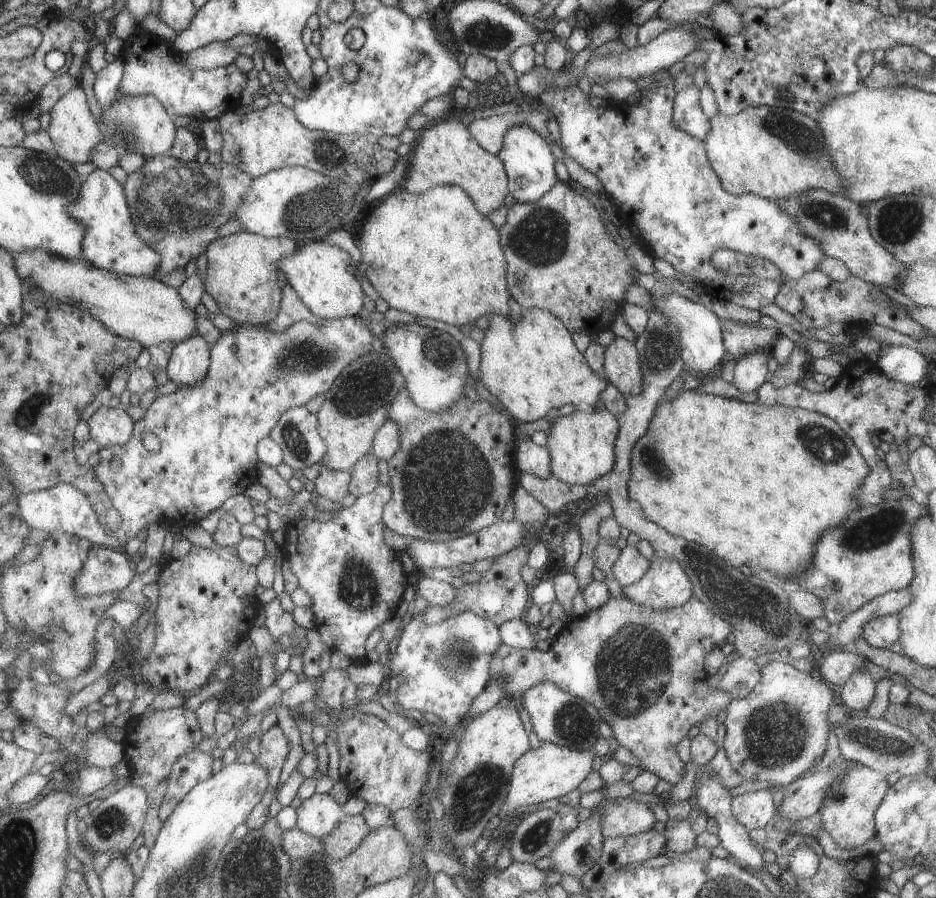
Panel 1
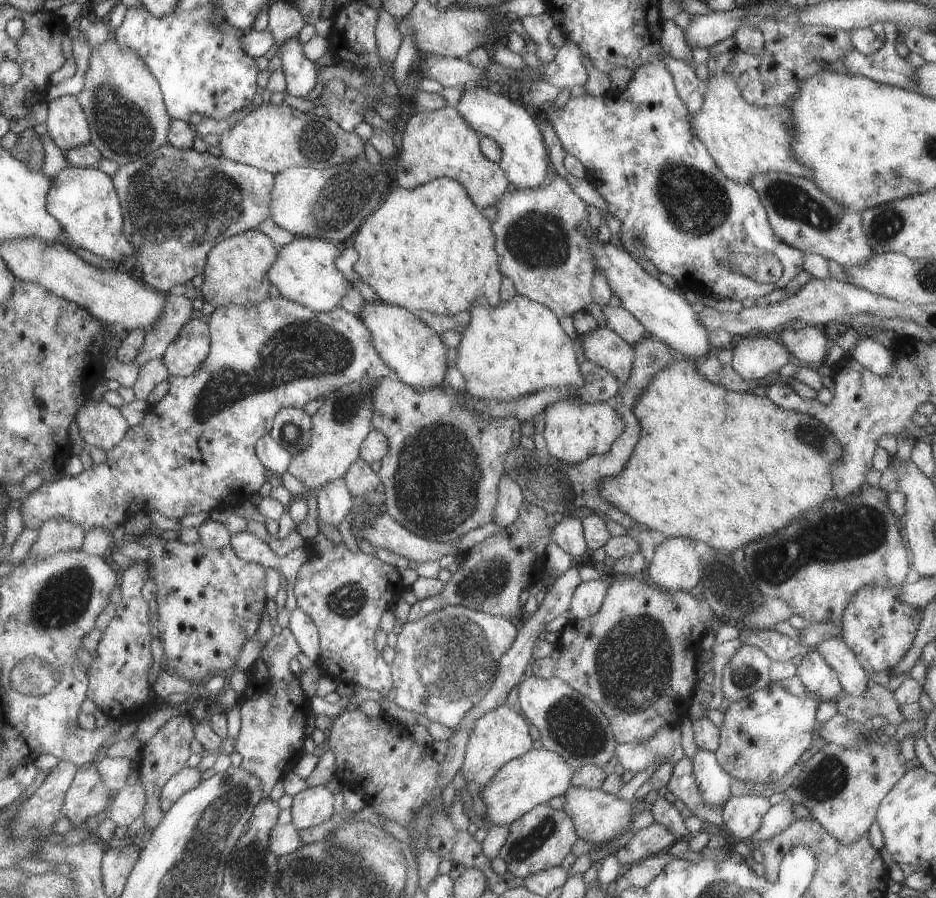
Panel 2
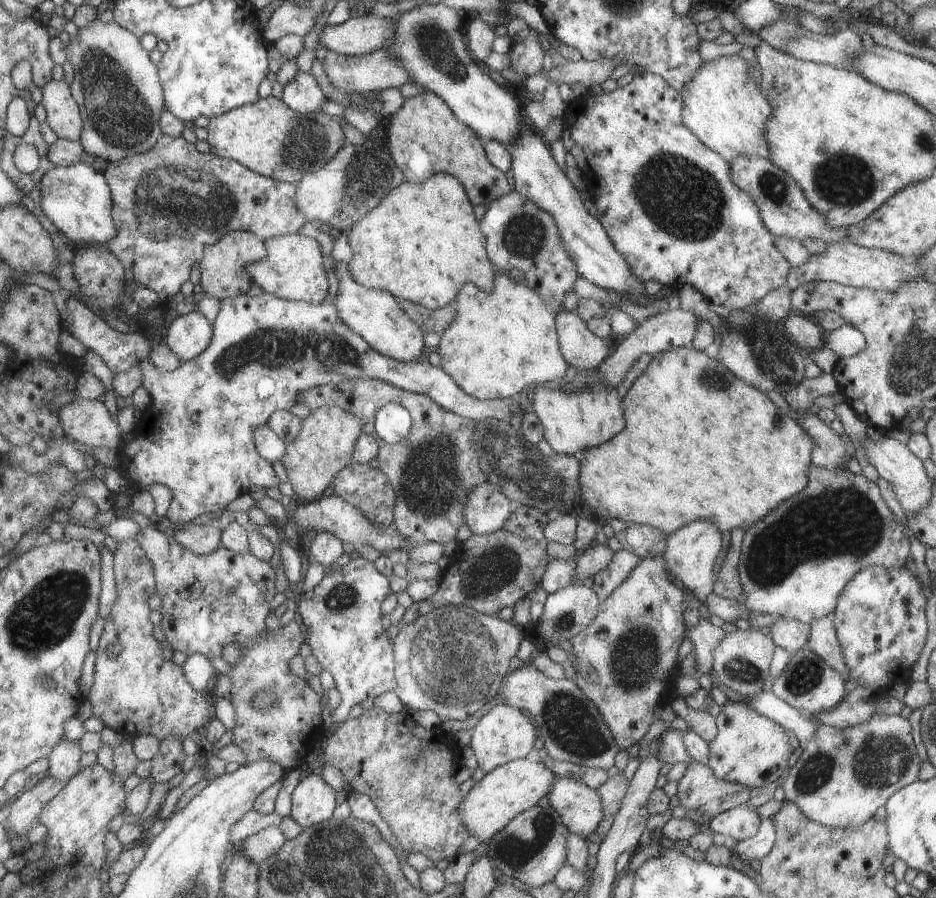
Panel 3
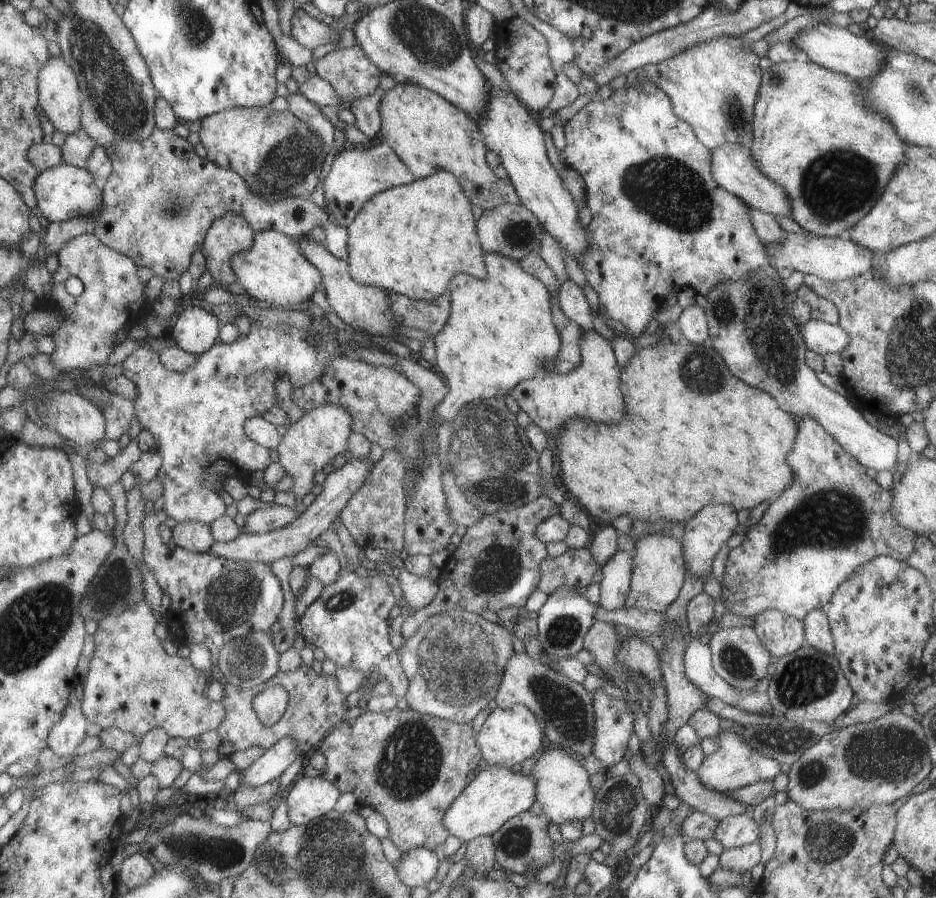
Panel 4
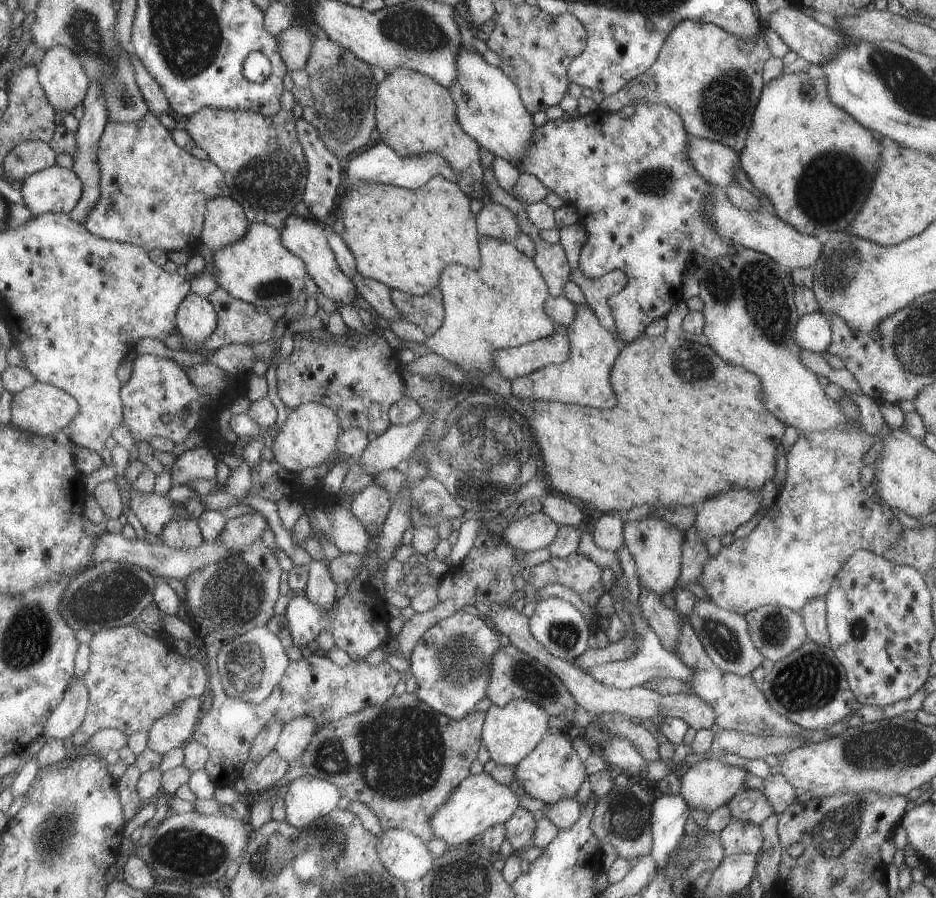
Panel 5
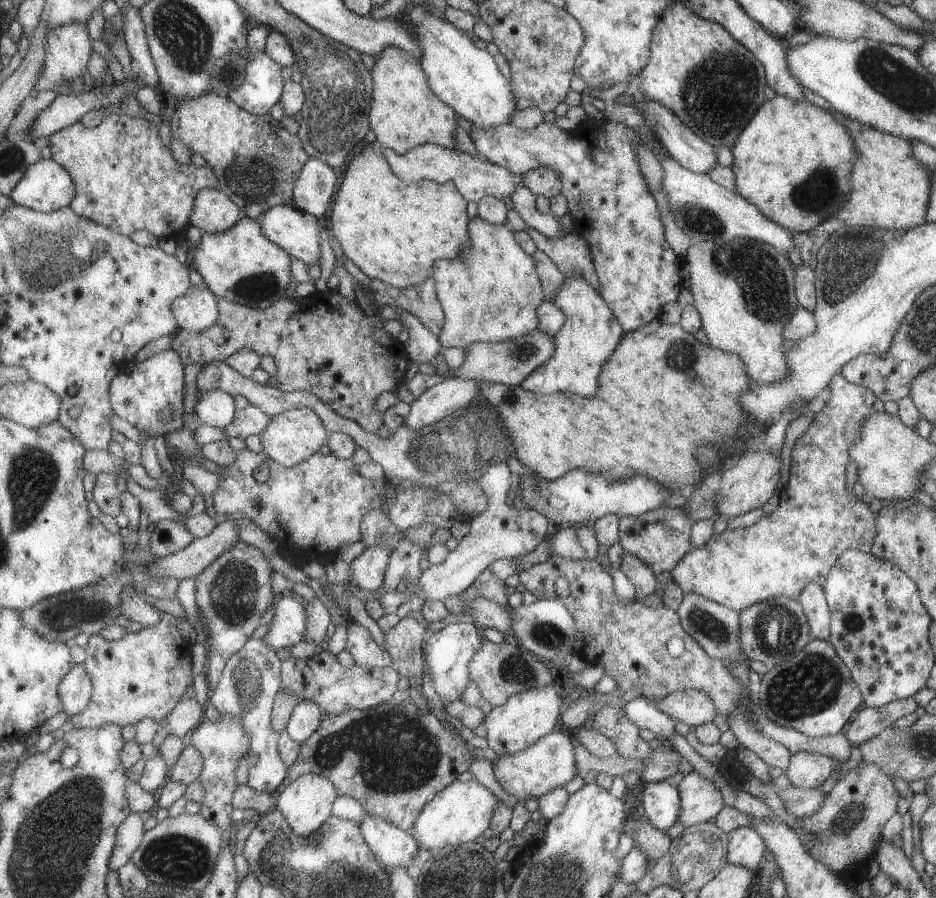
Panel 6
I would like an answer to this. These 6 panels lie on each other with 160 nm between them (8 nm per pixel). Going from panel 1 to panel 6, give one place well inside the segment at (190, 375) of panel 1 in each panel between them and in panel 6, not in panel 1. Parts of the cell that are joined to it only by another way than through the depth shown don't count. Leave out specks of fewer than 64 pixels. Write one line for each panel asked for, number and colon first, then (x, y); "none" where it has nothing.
2: (185, 353)
3: (188, 334)
4: (195, 330)
5: (197, 319)
6: (197, 309)

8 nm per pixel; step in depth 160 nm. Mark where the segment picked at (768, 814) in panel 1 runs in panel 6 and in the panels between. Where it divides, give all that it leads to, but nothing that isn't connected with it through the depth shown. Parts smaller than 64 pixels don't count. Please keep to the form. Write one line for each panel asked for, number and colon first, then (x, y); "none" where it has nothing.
2: (741, 815)
3: (740, 822)
4: (733, 831)
5: (737, 837)
6: (745, 848)

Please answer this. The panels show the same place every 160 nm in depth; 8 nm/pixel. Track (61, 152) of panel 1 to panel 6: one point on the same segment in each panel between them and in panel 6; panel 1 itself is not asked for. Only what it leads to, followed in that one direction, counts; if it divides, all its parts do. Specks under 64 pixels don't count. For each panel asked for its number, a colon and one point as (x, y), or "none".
2: (67, 122)
3: (64, 115)
4: (60, 91)
5: (62, 74)
6: (68, 49)

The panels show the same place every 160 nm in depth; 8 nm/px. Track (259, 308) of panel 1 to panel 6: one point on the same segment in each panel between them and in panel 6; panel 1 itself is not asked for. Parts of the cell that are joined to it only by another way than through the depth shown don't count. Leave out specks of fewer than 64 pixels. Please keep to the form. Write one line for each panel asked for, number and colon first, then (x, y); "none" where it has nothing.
2: (235, 269)
3: (223, 275)
4: (230, 234)
5: (225, 221)
6: (213, 212)

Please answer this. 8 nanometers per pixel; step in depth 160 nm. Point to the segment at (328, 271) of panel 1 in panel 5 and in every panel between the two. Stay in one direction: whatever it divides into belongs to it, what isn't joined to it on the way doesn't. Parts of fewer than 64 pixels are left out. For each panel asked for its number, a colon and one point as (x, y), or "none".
2: (303, 271)
3: (292, 269)
4: (273, 272)
5: (258, 269)

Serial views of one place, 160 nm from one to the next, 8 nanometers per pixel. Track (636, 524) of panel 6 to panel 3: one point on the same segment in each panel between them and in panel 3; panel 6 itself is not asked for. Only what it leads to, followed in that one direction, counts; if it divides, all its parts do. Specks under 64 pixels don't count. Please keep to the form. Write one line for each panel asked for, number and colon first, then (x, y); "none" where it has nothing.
3: (622, 657)
4: (658, 570)
5: (654, 544)

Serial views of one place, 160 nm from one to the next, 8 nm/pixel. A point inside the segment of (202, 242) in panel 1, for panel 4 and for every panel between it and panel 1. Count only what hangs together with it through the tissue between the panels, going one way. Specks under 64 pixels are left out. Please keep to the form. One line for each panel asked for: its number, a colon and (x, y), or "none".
2: (177, 204)
3: (170, 202)
4: (158, 205)

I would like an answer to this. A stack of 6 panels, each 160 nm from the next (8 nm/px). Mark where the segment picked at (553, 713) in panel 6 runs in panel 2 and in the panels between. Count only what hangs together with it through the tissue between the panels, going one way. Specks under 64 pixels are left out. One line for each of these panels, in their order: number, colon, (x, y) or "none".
2: (499, 735)
3: (502, 734)
4: (508, 736)
5: (510, 732)

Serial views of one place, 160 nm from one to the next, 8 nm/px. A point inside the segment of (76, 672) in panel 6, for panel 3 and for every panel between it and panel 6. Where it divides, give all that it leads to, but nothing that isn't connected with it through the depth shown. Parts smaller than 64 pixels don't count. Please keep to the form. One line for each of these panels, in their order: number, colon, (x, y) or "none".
3: (64, 762)
4: (71, 731)
5: (70, 715)

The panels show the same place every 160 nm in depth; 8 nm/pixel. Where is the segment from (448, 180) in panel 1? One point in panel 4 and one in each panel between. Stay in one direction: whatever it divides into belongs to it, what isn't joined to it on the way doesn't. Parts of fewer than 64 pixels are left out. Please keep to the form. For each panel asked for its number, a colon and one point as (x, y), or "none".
2: (439, 143)
3: (424, 137)
4: (429, 134)

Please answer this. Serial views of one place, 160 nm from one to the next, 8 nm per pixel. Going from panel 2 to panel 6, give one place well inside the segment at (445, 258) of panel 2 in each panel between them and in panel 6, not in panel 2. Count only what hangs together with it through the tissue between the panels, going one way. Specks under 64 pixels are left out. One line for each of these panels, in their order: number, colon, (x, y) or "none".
3: (396, 246)
4: (412, 238)
5: (400, 237)
6: (394, 232)

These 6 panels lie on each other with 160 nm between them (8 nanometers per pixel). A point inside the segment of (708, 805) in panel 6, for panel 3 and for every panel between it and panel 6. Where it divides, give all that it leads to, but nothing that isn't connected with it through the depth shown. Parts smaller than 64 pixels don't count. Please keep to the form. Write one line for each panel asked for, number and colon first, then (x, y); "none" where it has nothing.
3: (748, 749)
4: (734, 764)
5: (707, 784)

